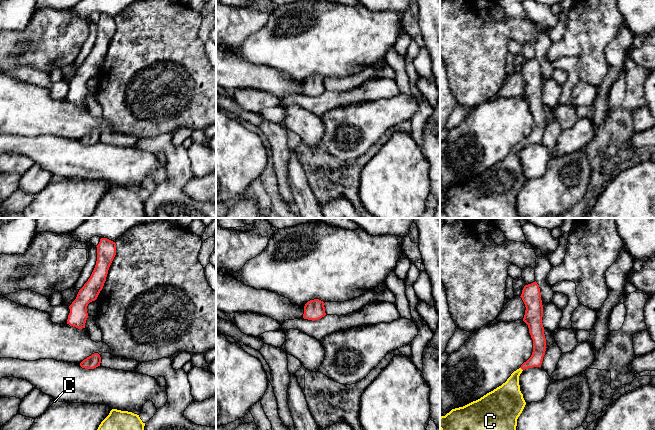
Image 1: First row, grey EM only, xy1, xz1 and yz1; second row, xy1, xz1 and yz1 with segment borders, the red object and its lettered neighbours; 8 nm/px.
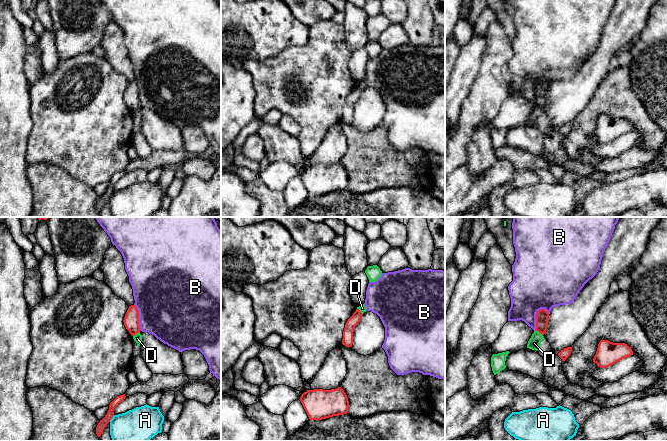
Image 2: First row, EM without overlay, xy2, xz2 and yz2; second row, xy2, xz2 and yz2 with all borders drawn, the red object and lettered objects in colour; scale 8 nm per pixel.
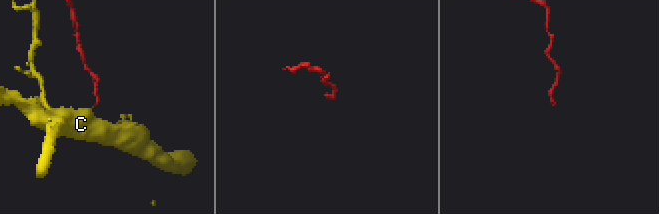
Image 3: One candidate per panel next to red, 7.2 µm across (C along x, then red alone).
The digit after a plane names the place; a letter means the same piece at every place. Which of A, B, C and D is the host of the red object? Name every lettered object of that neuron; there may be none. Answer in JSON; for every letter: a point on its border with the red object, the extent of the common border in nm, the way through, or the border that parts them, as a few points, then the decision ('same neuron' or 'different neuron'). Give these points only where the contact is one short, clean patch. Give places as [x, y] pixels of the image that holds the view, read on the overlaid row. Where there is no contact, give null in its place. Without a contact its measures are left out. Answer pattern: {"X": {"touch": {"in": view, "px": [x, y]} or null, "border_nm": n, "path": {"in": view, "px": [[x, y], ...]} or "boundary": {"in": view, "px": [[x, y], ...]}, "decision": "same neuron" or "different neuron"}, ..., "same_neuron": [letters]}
{"A": {"touch": {"in": "xy2", "px": [112, 417]}, "border_nm": 70, "decision": "different neuron"}, "B": {"touch": {"in": "yz2", "px": [536, 318]}, "border_nm": 200, "decision": "different neuron"}, "C": {"touch": {"in": "yz1", "px": [521, 368]}, "border_nm": 40, "path": {"in": "yz1", "px": [[539, 343], [538, 354], [521, 368], [514, 377], [508, 396]]}, "decision": "same neuron"}, "D": {"touch": {"in": "xy2", "px": [136, 333]}, "border_nm": 70, "boundary": {"in": "xy2", "px": [[139, 331], [133, 336]]}, "decision": "different neuron"}, "same_neuron": ["C"]}

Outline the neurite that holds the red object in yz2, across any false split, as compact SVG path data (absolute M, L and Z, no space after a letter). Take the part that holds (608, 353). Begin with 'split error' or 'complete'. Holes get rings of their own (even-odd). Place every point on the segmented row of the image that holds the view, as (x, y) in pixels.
complete; M601 340L593 362L600 368L606 368L631 355L633 351L627 344Z

